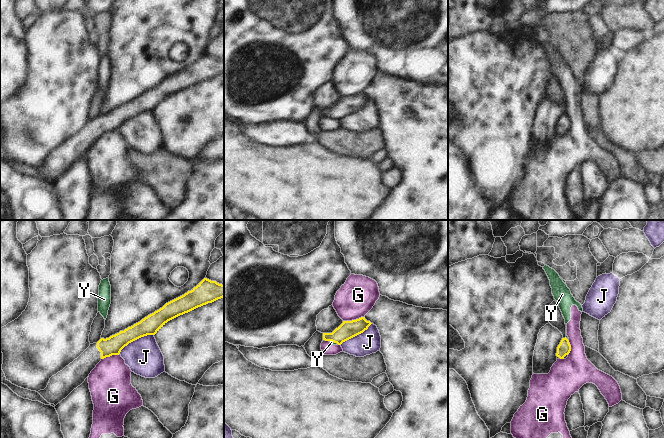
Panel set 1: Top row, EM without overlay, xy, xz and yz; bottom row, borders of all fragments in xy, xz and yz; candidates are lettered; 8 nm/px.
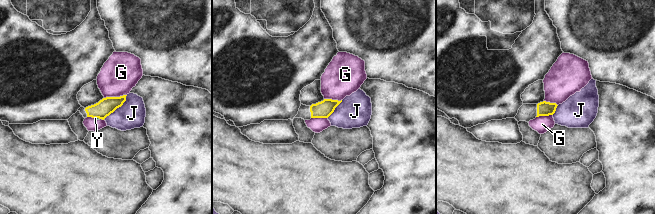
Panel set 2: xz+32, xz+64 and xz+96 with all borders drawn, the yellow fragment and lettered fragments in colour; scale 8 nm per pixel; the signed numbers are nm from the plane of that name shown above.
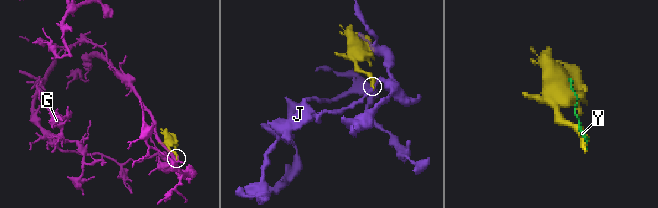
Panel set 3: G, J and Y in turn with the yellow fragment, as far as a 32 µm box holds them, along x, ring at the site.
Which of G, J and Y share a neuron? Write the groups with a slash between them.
G Y / J

